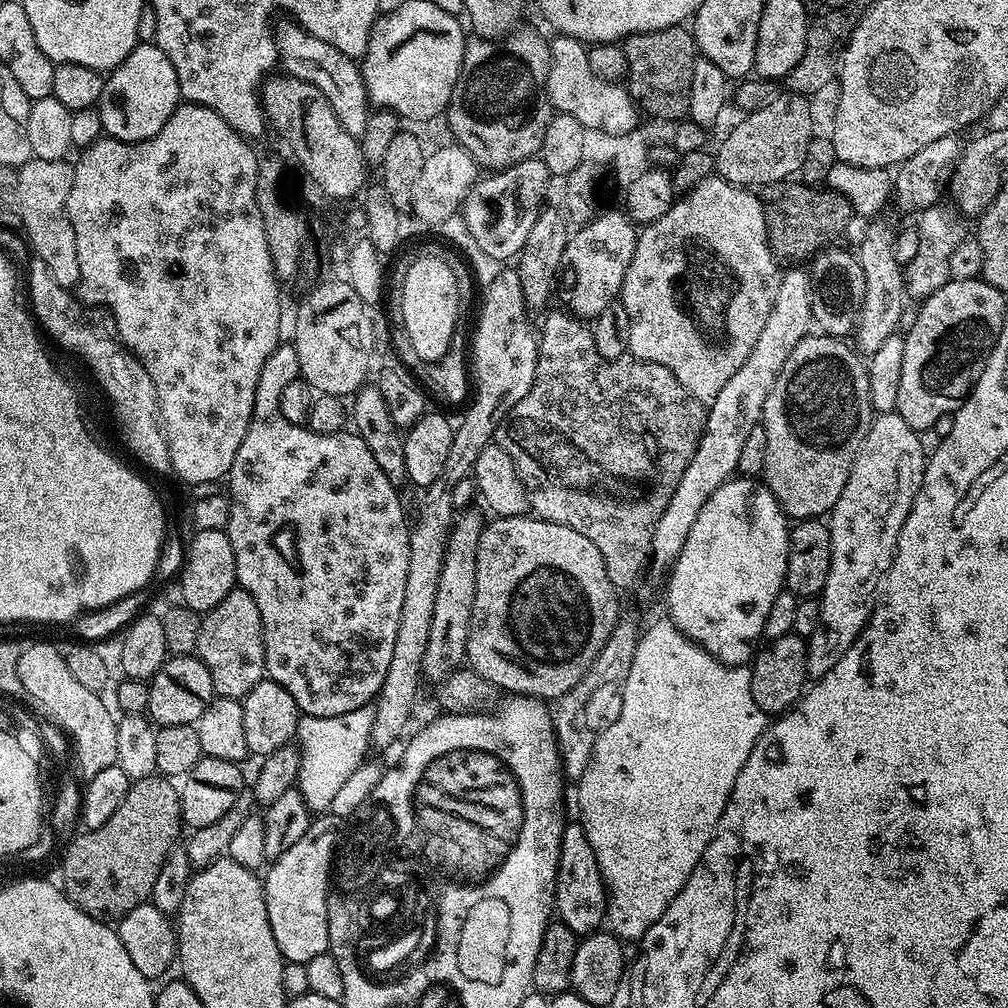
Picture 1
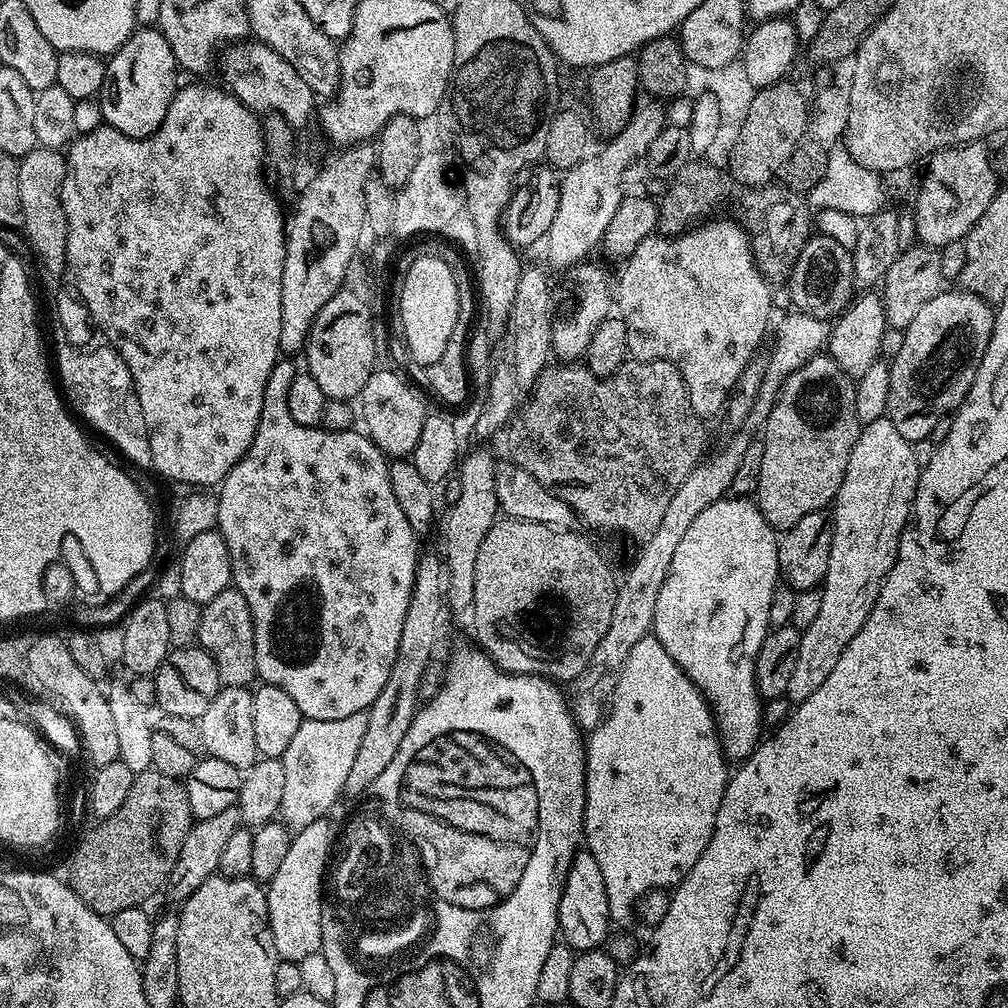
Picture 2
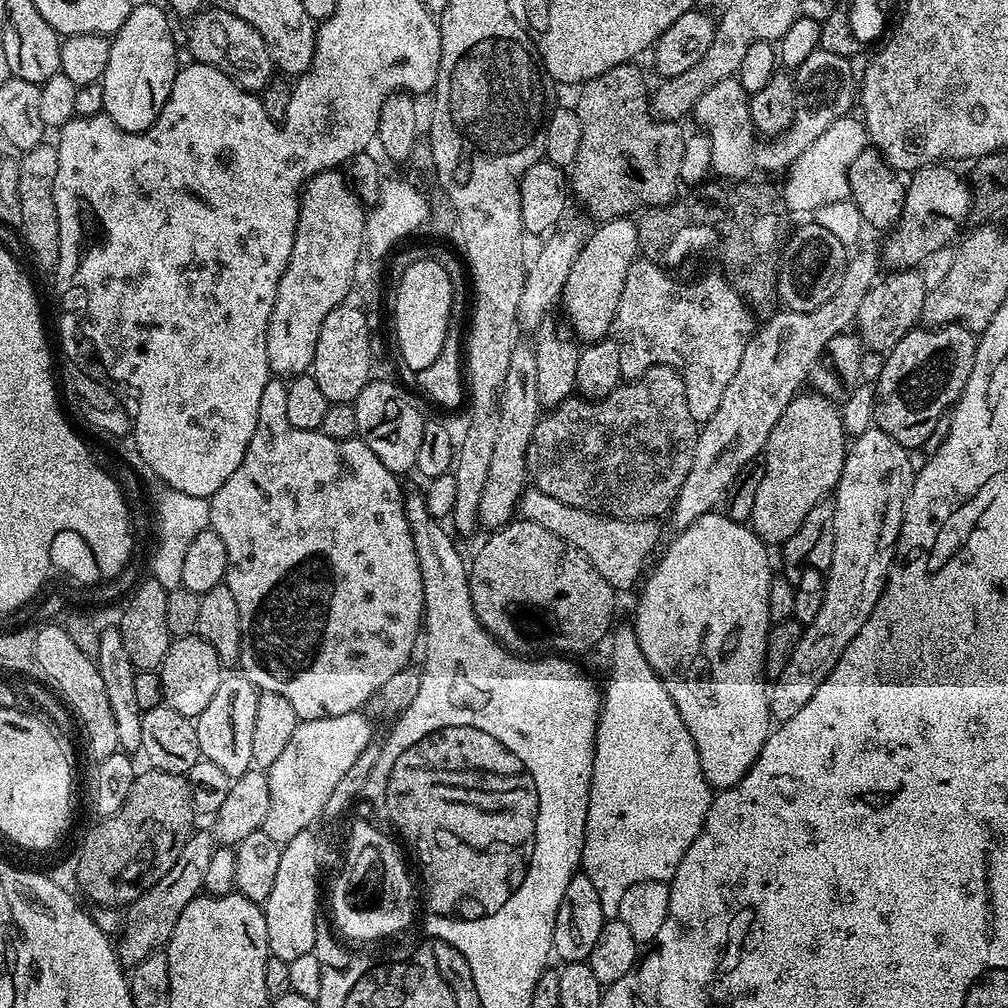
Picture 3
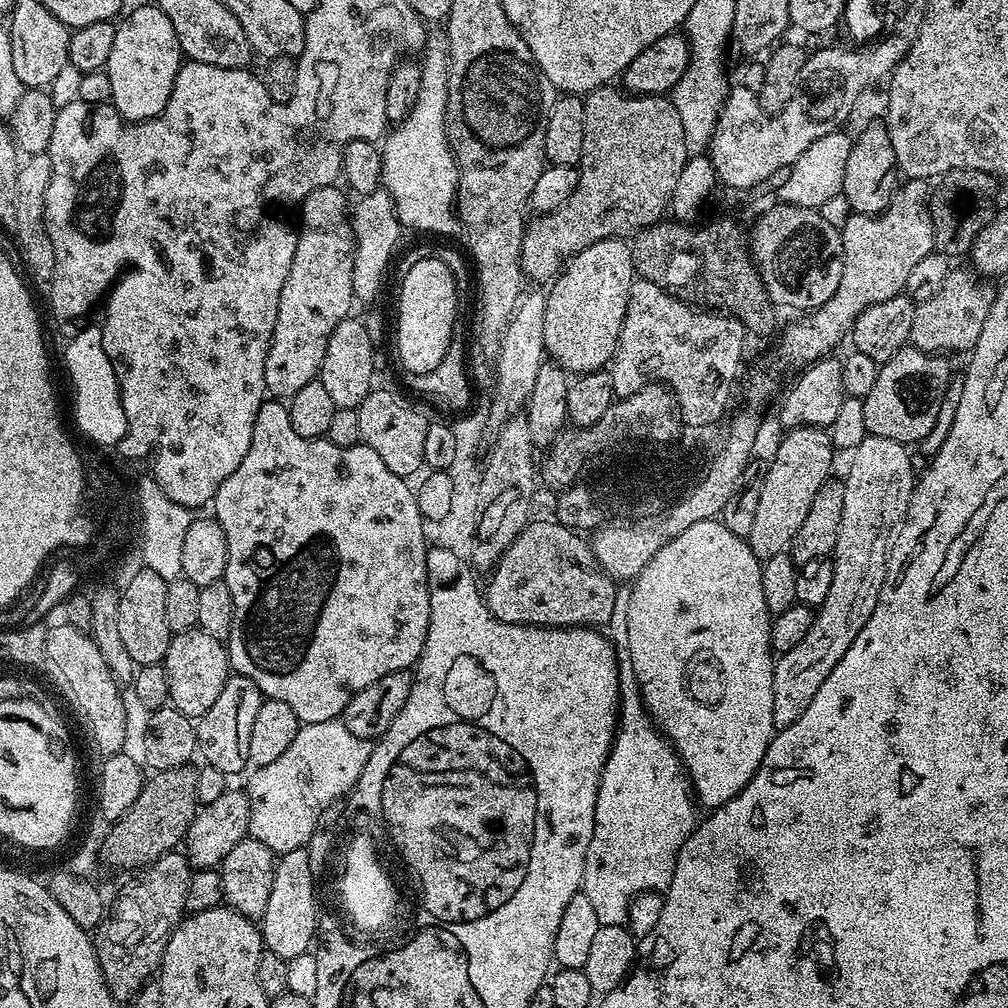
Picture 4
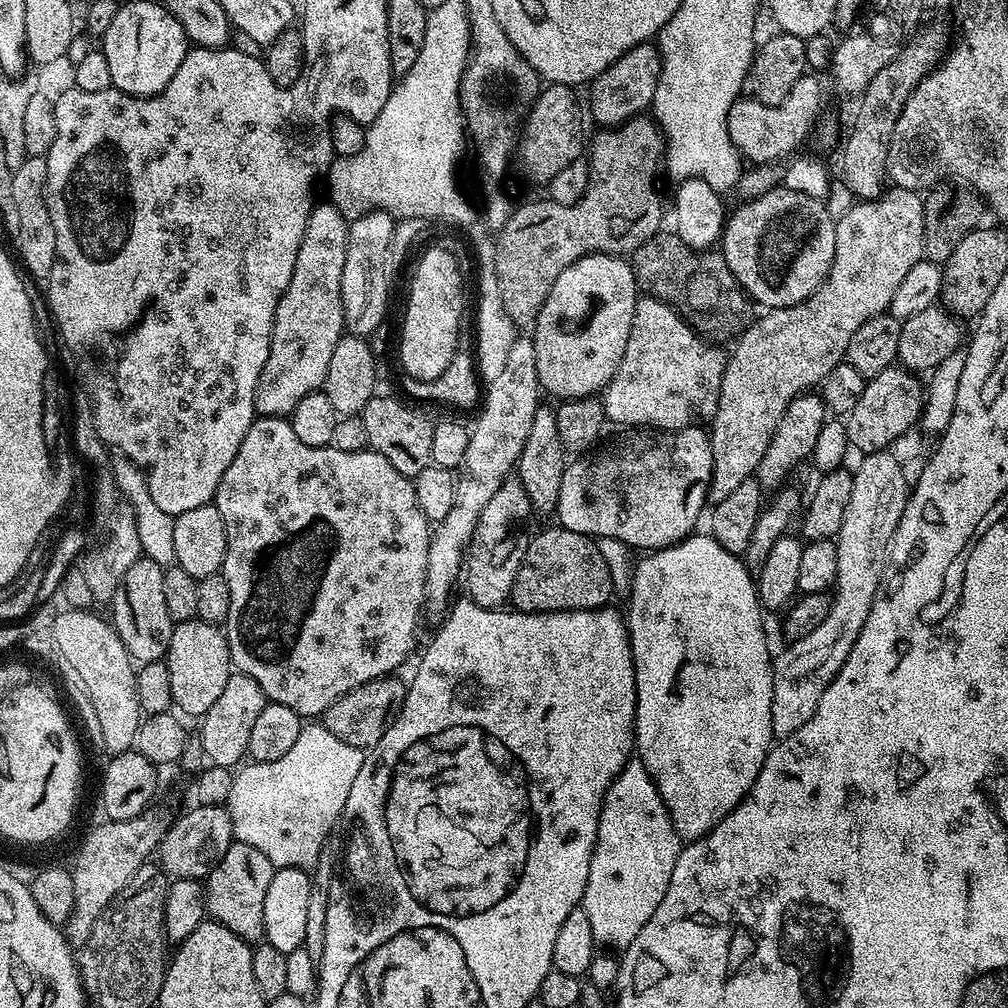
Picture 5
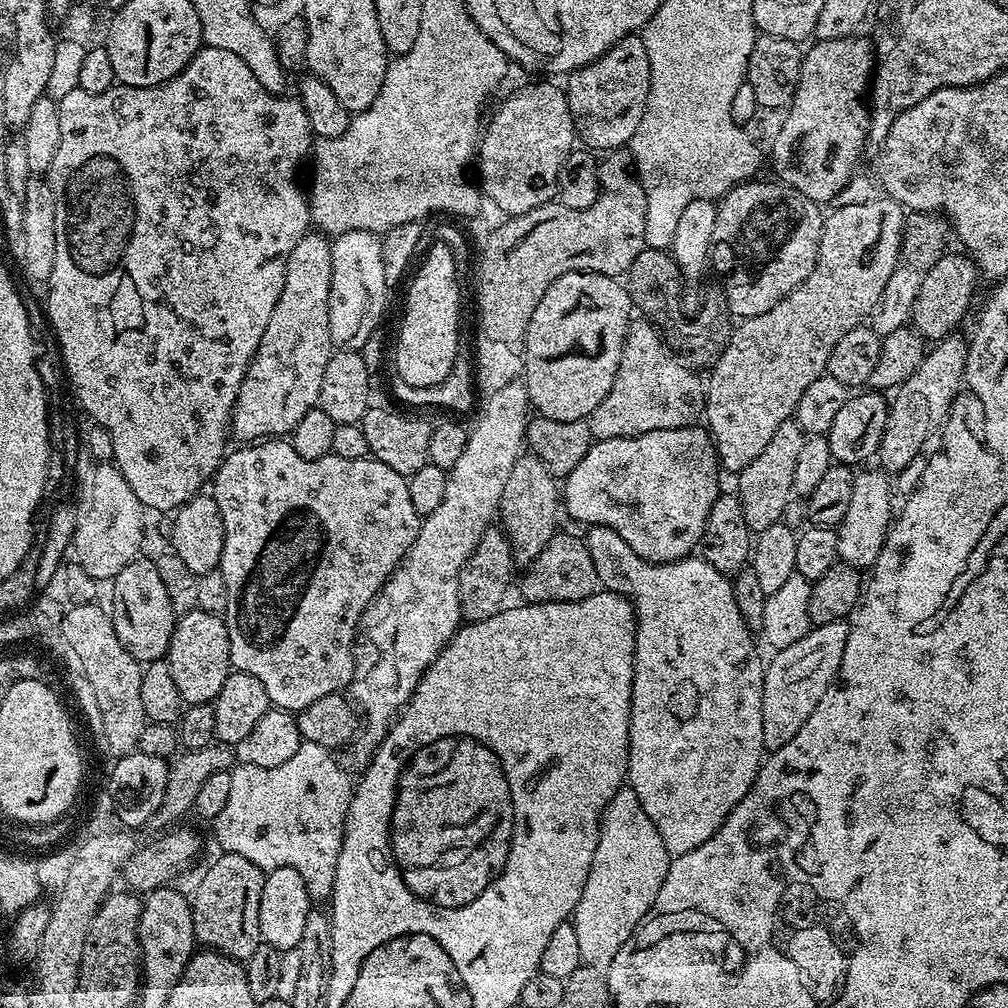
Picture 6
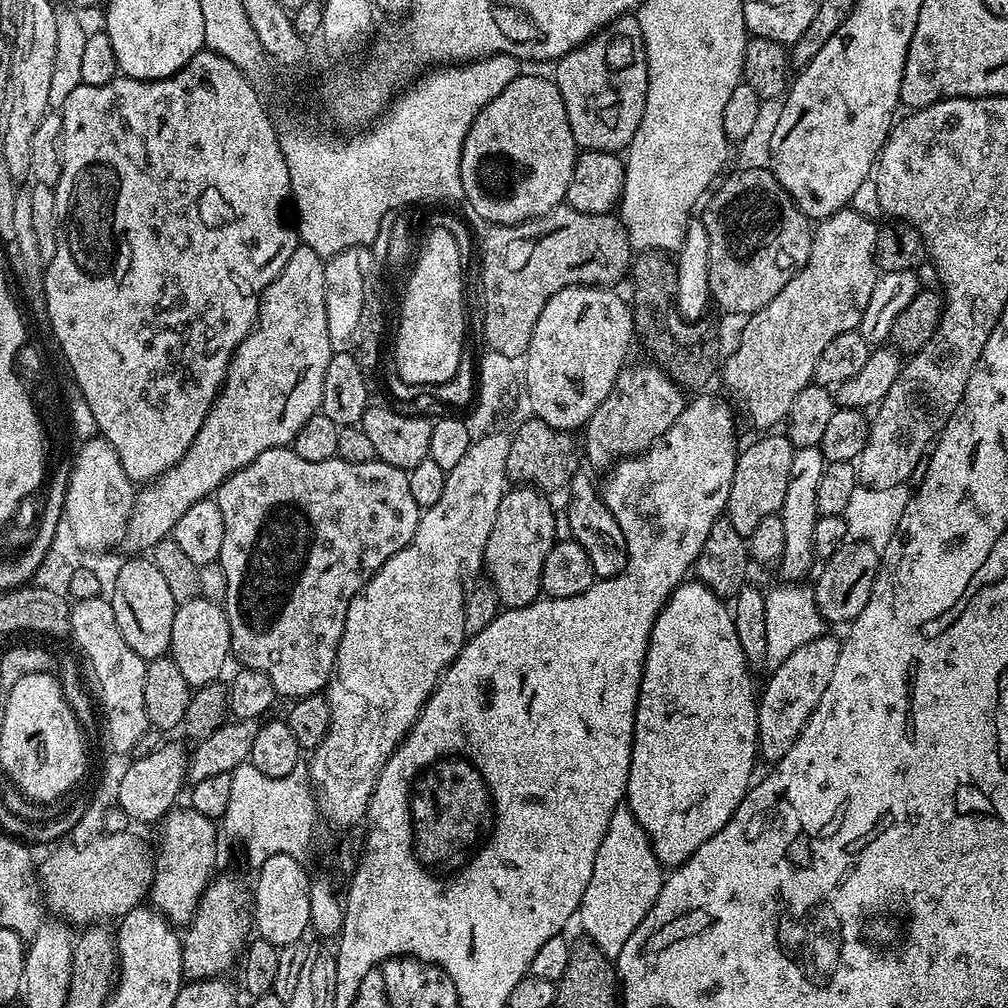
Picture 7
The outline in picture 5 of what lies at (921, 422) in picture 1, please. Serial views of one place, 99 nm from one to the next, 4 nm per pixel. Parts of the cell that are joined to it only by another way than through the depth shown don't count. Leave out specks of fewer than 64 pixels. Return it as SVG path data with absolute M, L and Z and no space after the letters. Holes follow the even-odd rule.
M893 366L882 370L874 379L867 381L865 389L862 390L858 402L854 403L854 408L846 416L848 426L848 443L853 449L856 448L860 454L869 452L883 452L895 442L899 436L904 436L912 427L914 429L921 423L921 416L924 413L926 388L921 377L908 371L903 366Z

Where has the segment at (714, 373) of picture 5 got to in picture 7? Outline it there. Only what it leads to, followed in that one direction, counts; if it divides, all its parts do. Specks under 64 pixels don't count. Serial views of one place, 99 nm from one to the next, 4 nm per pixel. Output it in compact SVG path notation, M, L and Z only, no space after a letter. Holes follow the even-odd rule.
M651 362L643 363L629 363L621 370L610 390L610 394L606 394L602 406L598 406L598 410L594 410L594 414L582 429L583 455L586 457L587 463L589 460L596 468L608 470L617 460L623 460L626 456L638 456L644 453L659 436L666 434L666 430L670 430L670 426L674 426L674 422L678 422L682 410L686 407L686 399L684 400L684 396L686 396L685 389L674 383L656 364Z

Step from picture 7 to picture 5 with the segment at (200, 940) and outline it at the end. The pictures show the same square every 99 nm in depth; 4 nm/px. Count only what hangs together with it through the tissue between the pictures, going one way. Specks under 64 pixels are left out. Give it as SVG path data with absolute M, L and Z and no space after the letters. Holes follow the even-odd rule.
M233 842L222 854L218 866L203 881L204 906L207 915L217 924L226 926L238 934L238 938L256 942L264 935L264 907L266 906L266 890L270 886L270 878L274 869L264 854L254 850L254 846Z

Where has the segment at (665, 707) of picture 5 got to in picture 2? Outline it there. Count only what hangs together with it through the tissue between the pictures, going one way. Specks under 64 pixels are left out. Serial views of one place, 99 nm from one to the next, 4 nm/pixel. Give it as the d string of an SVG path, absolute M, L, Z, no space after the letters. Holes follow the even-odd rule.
M725 498L706 506L706 510L702 510L702 514L698 514L698 518L694 518L690 530L686 530L686 535L682 537L678 550L674 550L674 562L670 562L670 574L666 574L666 582L662 582L662 590L658 590L658 600L654 602L652 632L666 650L666 654L670 654L670 658L674 658L677 666L696 683L697 690L707 700L708 707L712 709L712 715L716 717L716 730L720 738L720 747L723 748L725 757L729 761L743 762L747 760L762 739L760 727L764 724L764 716L760 713L762 700L756 690L756 659L758 658L758 650L770 631L768 623L770 618L770 597L773 596L779 580L778 533L776 529L768 525L766 518L762 518L755 499Z

